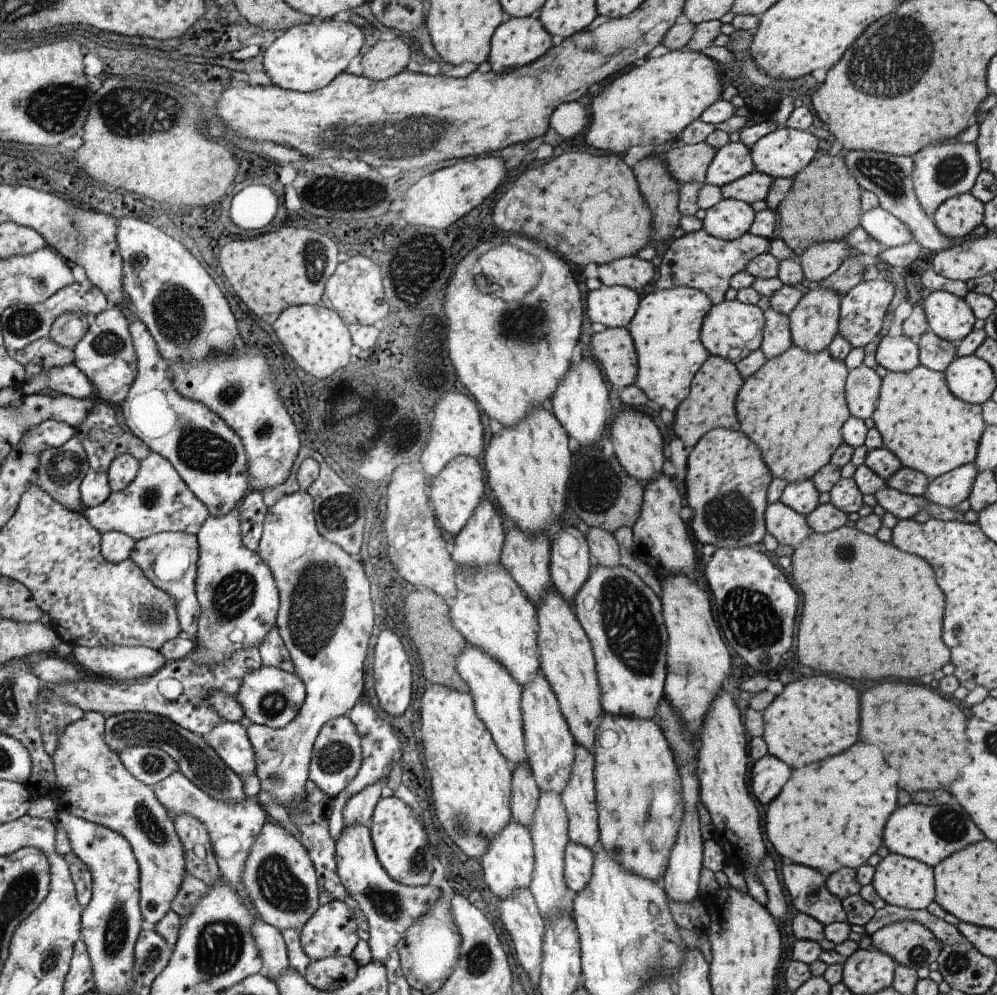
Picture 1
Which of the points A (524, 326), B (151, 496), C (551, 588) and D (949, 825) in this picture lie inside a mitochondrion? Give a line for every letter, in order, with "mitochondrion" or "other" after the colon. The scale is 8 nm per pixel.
A: mitochondrion
B: mitochondrion
C: other
D: mitochondrion

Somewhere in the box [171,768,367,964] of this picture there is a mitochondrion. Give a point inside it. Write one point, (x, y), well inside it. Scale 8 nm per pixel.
(276, 882)

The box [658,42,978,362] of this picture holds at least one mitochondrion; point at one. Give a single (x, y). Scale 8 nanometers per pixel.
(887, 175)

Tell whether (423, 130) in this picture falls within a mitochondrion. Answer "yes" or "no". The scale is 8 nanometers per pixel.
yes

